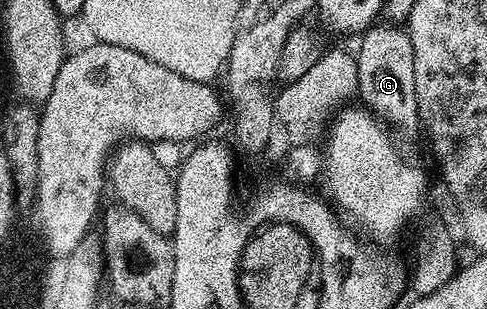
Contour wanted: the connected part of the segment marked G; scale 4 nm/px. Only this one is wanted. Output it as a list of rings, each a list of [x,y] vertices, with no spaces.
[[[379,25],[364,30],[358,39],[359,50],[355,54],[359,81],[357,98],[388,127],[396,131],[411,130],[420,125],[417,92],[413,88],[413,44],[402,25]]]

